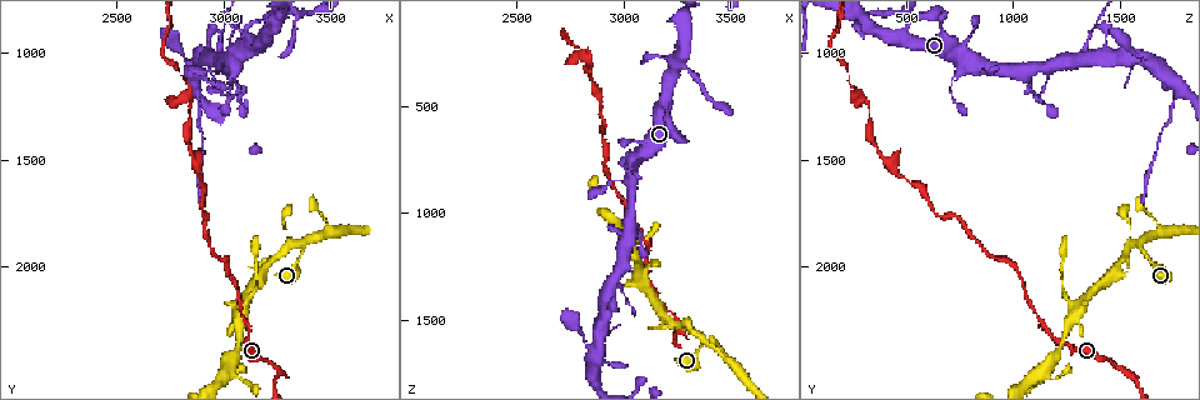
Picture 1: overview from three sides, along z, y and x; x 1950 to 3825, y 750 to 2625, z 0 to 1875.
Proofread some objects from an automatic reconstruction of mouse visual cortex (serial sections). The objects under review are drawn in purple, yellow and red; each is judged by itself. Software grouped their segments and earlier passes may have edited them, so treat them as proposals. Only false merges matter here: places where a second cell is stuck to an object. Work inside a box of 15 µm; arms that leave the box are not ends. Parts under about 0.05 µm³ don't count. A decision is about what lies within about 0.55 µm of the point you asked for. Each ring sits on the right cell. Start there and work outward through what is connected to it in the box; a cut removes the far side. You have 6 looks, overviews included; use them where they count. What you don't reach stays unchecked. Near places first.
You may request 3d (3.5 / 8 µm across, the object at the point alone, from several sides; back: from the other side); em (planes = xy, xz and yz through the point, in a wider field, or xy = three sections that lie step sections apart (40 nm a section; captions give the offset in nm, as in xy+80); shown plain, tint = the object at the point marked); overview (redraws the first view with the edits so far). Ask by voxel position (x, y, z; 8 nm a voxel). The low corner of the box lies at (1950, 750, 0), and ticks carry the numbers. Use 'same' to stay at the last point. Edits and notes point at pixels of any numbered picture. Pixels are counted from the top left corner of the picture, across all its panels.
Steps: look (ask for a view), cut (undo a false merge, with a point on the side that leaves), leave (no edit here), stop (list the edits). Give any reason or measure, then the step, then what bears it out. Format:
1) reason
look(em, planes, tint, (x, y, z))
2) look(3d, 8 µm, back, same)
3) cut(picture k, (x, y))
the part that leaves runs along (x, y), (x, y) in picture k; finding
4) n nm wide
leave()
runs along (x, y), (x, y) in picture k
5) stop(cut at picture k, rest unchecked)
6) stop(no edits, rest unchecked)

abrupt turn
look(3d, 3.5 µm, (3360, 1890, 1590))

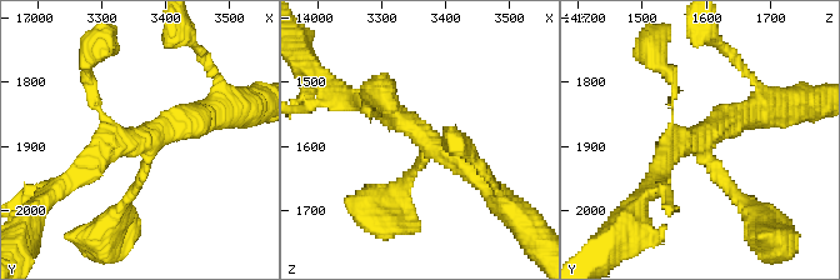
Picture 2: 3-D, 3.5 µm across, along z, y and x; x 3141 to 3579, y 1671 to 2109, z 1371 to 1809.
4 arms; arms of 100, 150, 250, 300 nm
look(em, xy, step 5, tint, (3375, 1900, 1585))

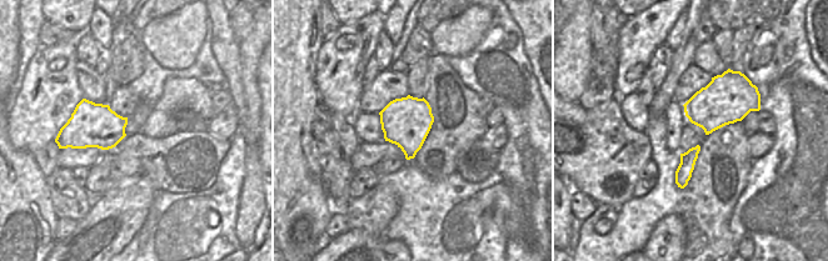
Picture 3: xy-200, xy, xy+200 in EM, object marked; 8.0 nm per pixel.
leave()
runs along (399, 183), (429, 141), (360, 100) in picture 2; one cell here

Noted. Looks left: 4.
calibre changes
look(3d, 3.5 µm, (3010, 1070, 1170))

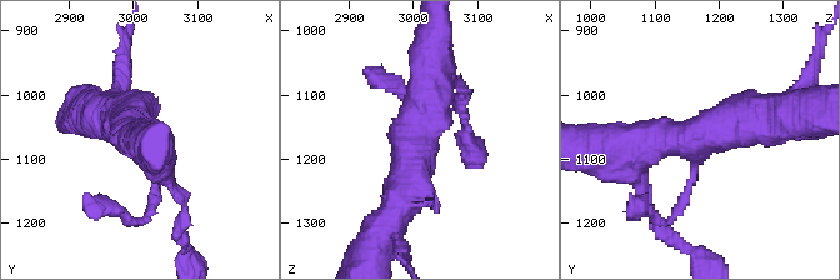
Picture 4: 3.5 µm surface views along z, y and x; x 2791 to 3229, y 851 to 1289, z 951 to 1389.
leave()
runs along (430, 51), (426, 113), (396, 209) in picture 4; continuous, no second cell

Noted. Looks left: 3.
look(3d, 8 µm, (2870, 1160, 1780))

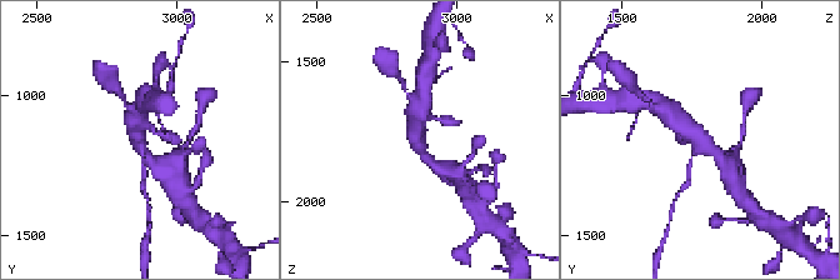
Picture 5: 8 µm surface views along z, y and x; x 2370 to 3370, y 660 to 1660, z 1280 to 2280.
zoom in
look(3d, 3.5 µm, (2860, 1170, 1780))

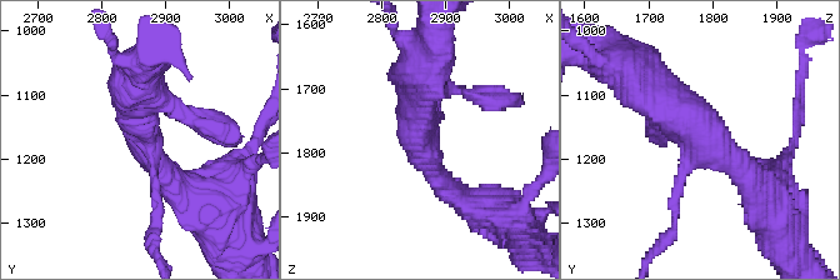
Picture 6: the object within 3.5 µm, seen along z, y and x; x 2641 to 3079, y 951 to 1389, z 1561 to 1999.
3 arms; arms of 150, 300, 500 nm; now the EM
look(em, xy, step 5, tint, (2865, 1165, 1775))

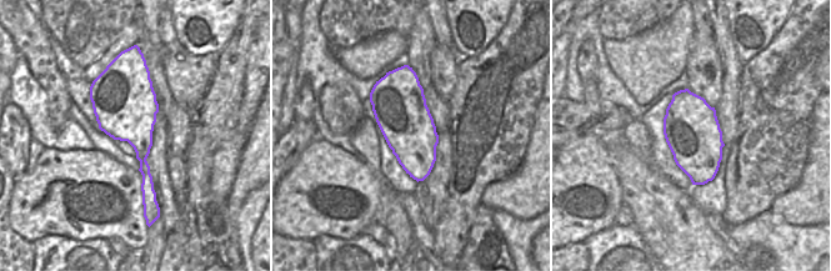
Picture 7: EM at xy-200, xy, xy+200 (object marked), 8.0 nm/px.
440 nm wide
cut(picture 6, (156, 211))
the part that leaves runs along (154, 173), (158, 260) in picture 6; two cells meet here

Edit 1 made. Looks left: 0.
stop(cut at picture 6, rest unchecked)

